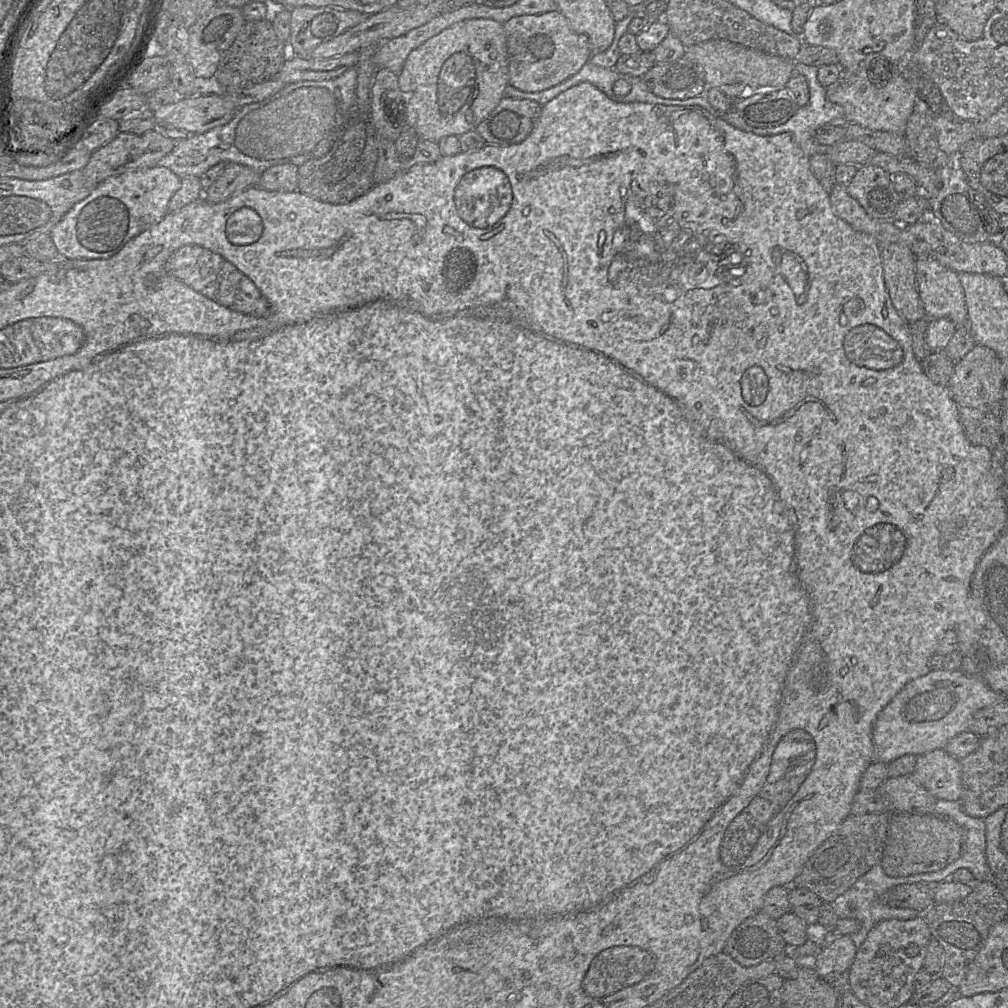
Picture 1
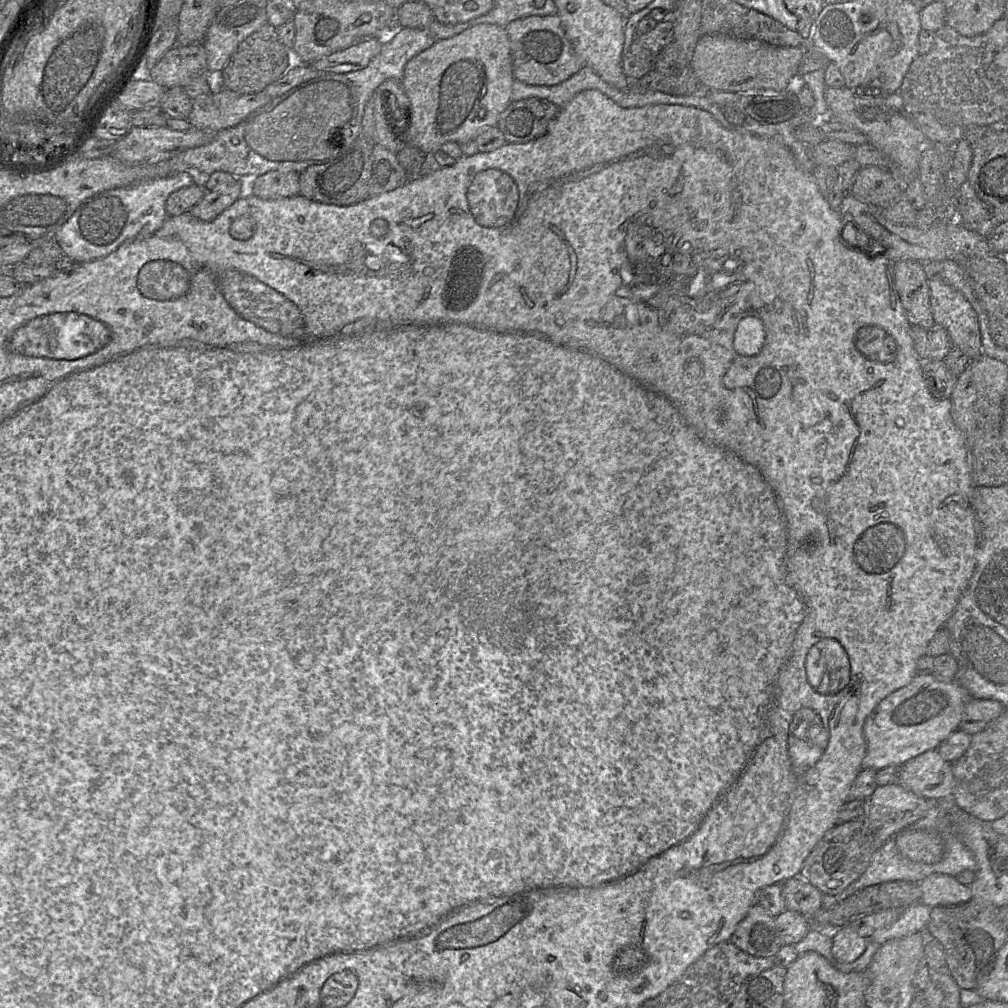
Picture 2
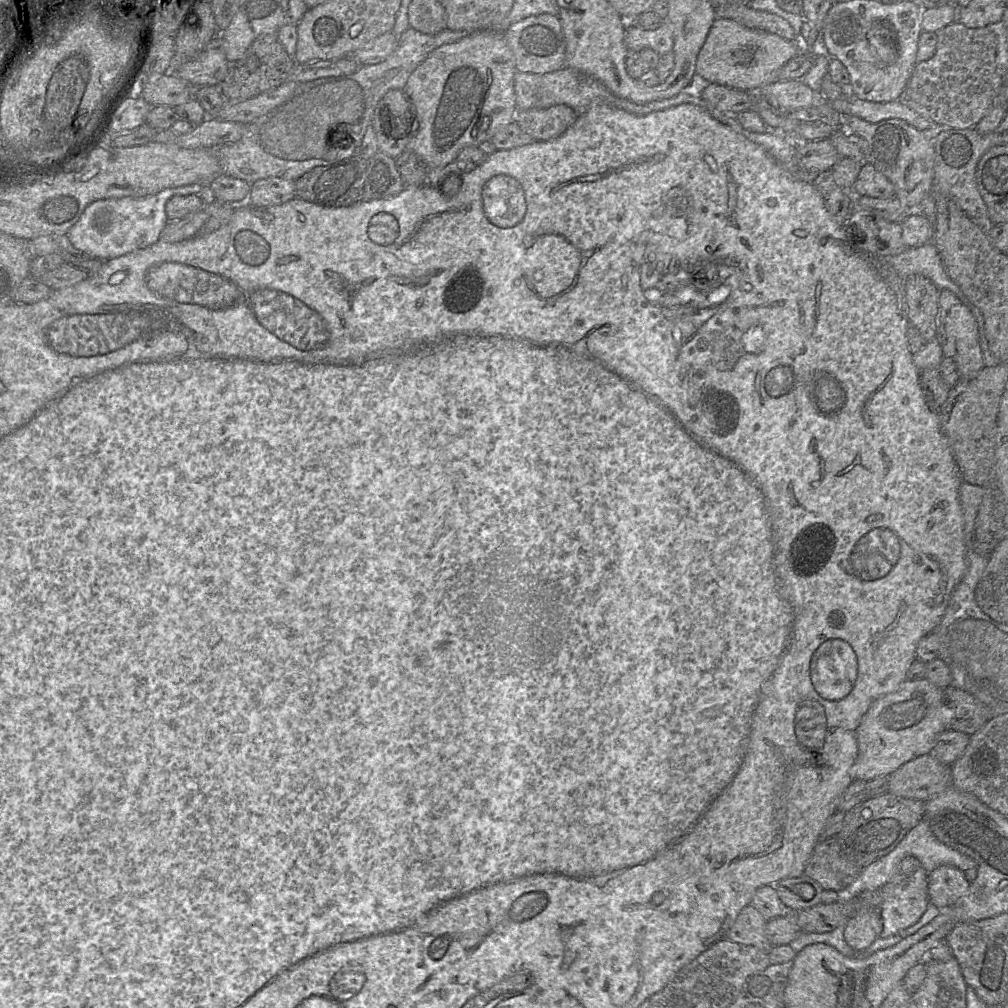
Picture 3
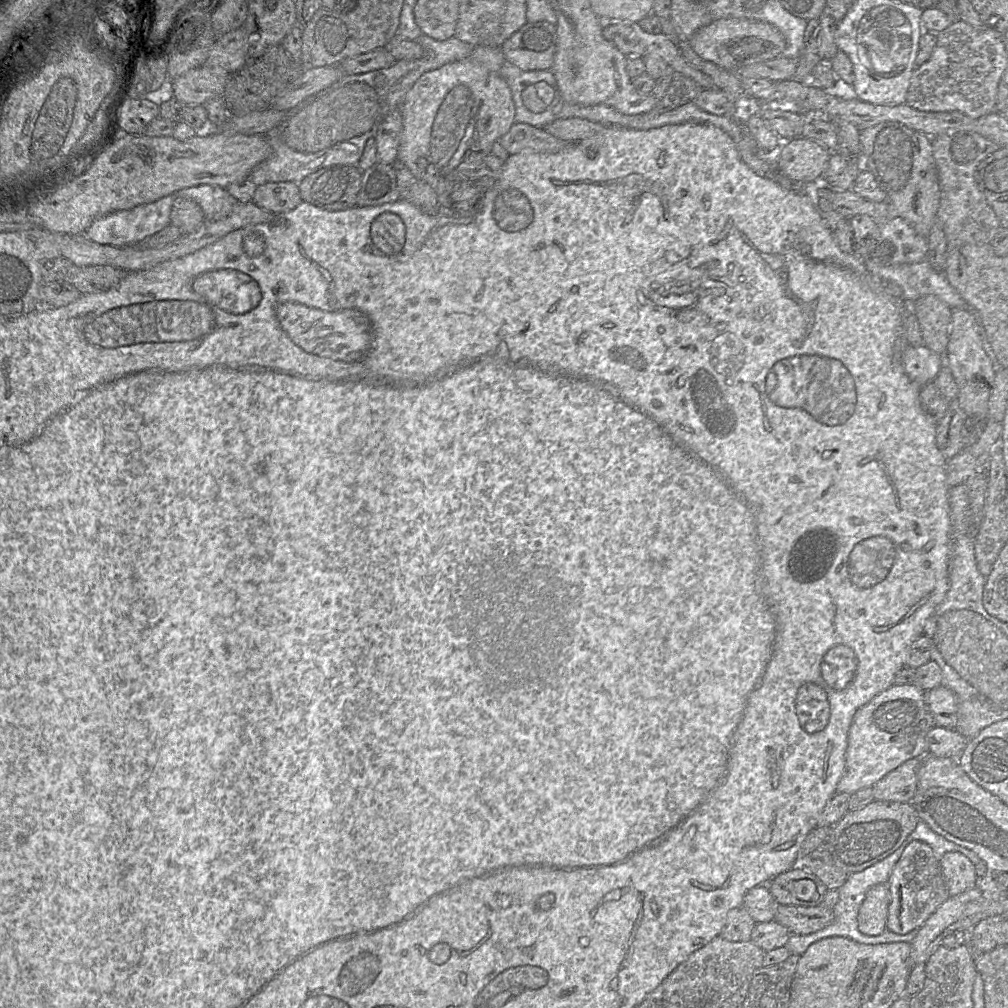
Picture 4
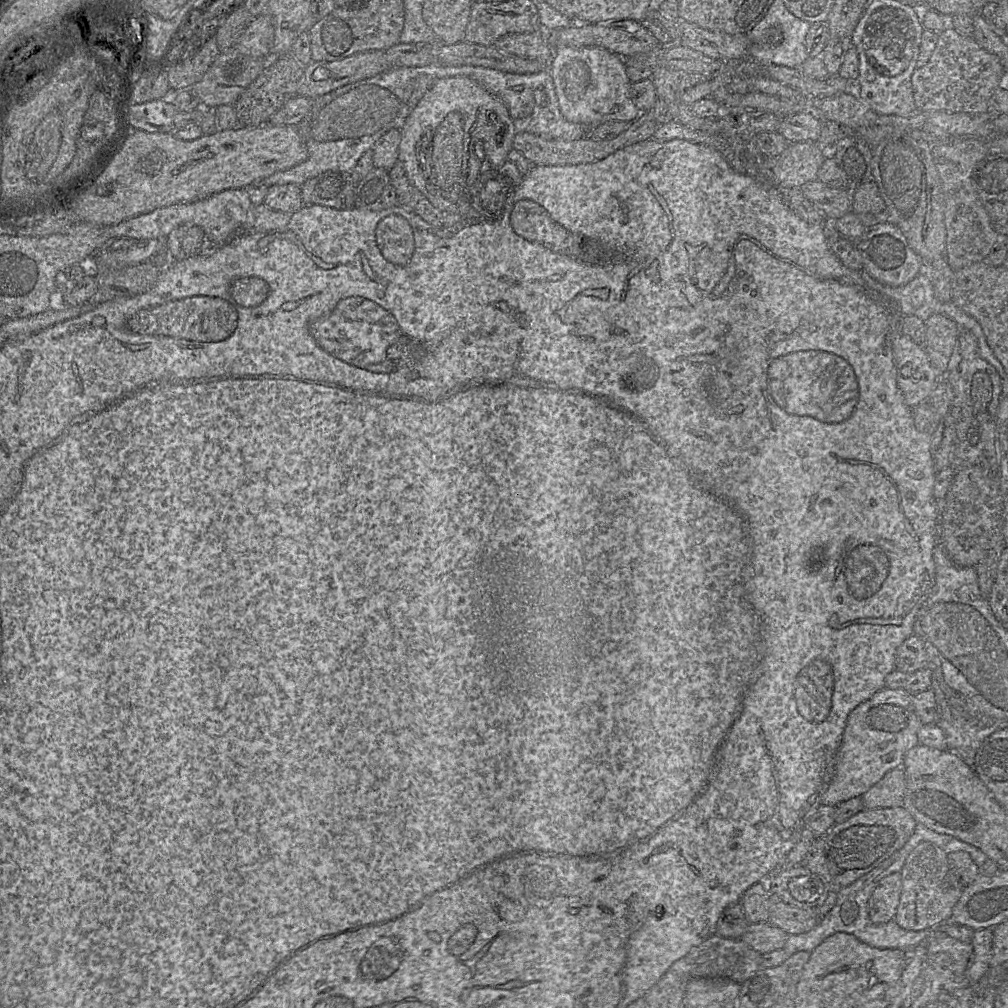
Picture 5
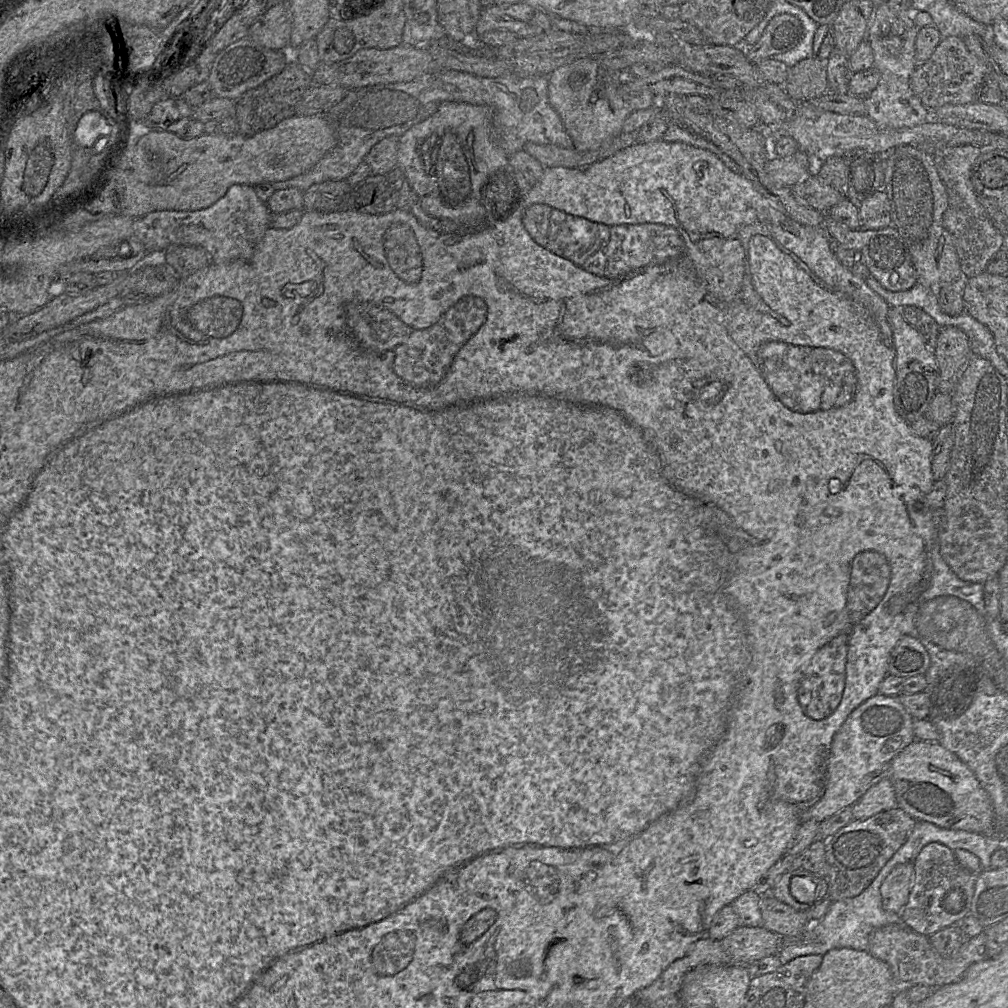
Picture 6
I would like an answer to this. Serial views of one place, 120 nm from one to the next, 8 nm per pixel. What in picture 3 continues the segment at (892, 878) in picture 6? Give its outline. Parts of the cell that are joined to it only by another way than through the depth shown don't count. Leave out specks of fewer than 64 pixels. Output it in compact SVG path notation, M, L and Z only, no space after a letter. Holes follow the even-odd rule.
M876 908L859 909L845 924L844 939L855 950L868 948L882 930L882 920Z

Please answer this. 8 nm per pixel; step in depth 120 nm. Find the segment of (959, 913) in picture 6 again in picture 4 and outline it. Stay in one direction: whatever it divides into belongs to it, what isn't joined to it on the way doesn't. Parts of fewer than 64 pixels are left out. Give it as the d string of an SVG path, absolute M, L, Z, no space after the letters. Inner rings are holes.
M913 841L906 847L887 883L890 903L886 929L899 935L918 930L950 898L940 861L932 848L924 842Z

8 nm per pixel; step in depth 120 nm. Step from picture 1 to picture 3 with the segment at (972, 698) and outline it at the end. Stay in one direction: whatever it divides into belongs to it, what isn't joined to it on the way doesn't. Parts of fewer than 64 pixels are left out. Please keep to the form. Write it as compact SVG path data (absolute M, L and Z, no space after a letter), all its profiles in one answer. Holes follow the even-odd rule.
M906 679L897 690L875 700L861 718L857 728L858 755L850 769L852 780L870 781L889 776L904 763L931 753L938 736L953 718L943 688L928 679Z

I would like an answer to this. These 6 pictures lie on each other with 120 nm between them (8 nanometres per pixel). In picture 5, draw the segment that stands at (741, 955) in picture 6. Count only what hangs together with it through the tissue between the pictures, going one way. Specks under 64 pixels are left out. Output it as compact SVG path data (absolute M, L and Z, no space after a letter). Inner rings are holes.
M770 922L750 924L746 932L740 937L749 947L760 954L780 950L785 946L787 934Z

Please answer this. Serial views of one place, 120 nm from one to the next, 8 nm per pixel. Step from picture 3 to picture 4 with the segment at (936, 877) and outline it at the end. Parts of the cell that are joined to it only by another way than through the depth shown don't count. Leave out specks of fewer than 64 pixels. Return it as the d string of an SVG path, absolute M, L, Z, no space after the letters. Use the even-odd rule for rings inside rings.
M946 853L941 858L940 865L950 897L960 895L975 887L975 866L963 854Z

